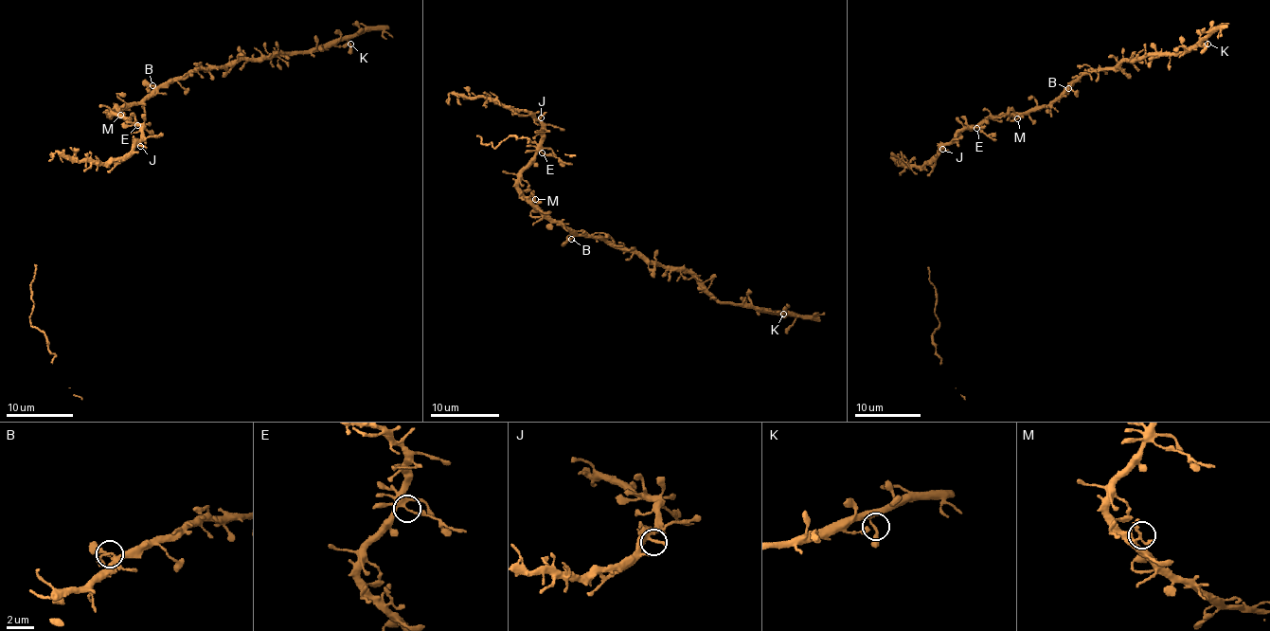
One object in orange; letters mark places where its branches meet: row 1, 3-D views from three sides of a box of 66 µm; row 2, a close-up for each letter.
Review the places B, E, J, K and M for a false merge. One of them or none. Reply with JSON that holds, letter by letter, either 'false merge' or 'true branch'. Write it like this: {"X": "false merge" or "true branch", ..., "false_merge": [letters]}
{"B": "true branch", "E": "false merge", "J": "true branch", "K": "true branch", "M": "true branch", "false_merge": ["E"]}

